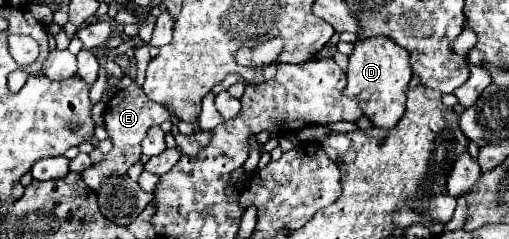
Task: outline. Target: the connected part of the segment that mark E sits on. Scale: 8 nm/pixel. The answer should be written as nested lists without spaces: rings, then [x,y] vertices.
[[[132,81],[126,89],[120,89],[108,103],[108,109],[106,109],[106,115],[104,115],[104,121],[106,121],[106,131],[108,135],[112,137],[112,151],[104,157],[104,161],[100,163],[94,163],[90,169],[86,169],[82,173],[82,179],[84,183],[92,189],[92,191],[100,191],[100,187],[106,183],[108,177],[120,177],[120,175],[126,175],[128,169],[140,161],[142,157],[142,149],[140,149],[140,143],[146,135],[146,131],[154,125],[160,125],[164,121],[170,119],[170,111],[158,103],[154,103],[152,99],[148,99],[142,91],[142,87]]]

